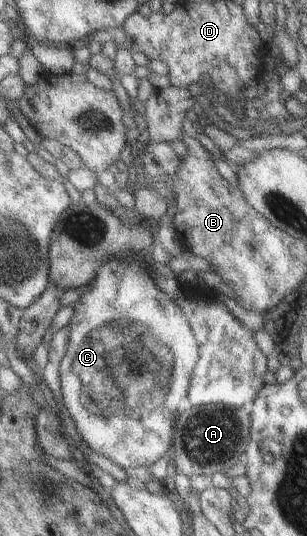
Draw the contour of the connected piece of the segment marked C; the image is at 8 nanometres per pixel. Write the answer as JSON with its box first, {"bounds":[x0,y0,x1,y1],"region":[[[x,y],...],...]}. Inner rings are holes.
{"bounds":[59,257,197,468],"region":[[[128,257],[109,259],[105,264],[99,265],[91,281],[92,283],[88,283],[85,288],[82,288],[83,292],[72,304],[73,313],[65,325],[68,328],[68,335],[65,341],[65,352],[59,363],[63,403],[78,435],[81,437],[81,441],[84,441],[94,453],[110,459],[120,468],[149,466],[159,457],[166,456],[165,451],[170,448],[175,411],[179,404],[178,401],[185,397],[190,383],[190,376],[197,360],[197,345],[189,328],[187,317],[182,313],[182,310],[177,307],[172,298],[156,286],[150,274],[146,274],[136,260]]]}

